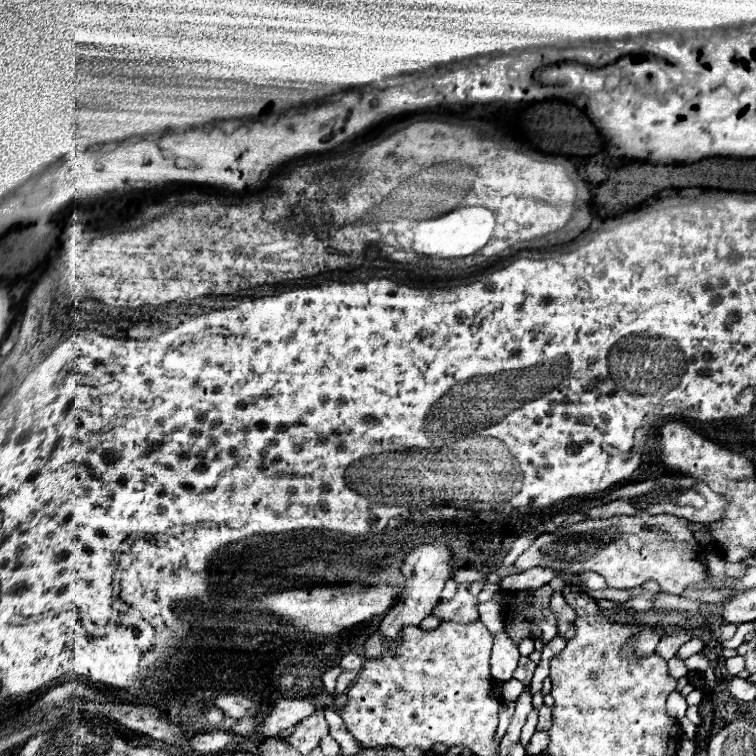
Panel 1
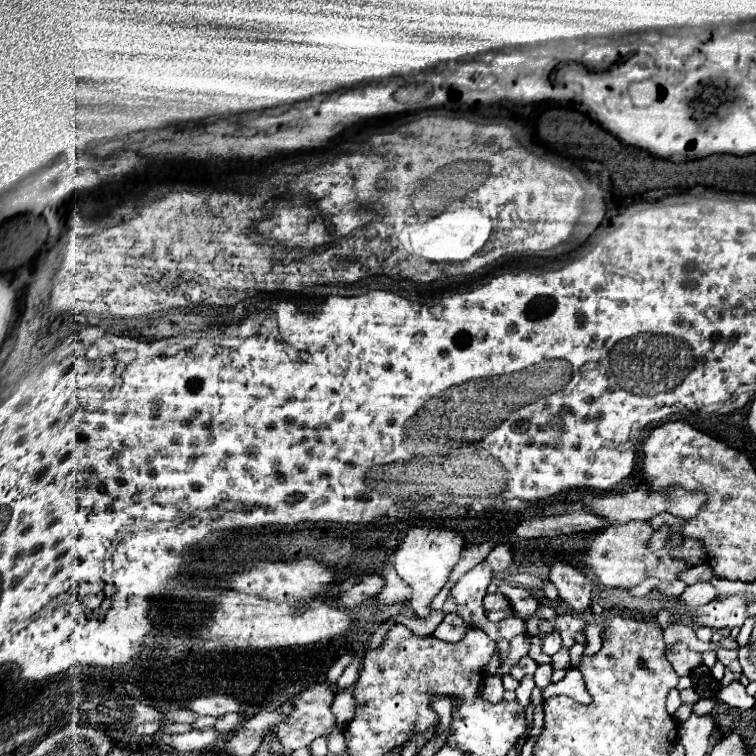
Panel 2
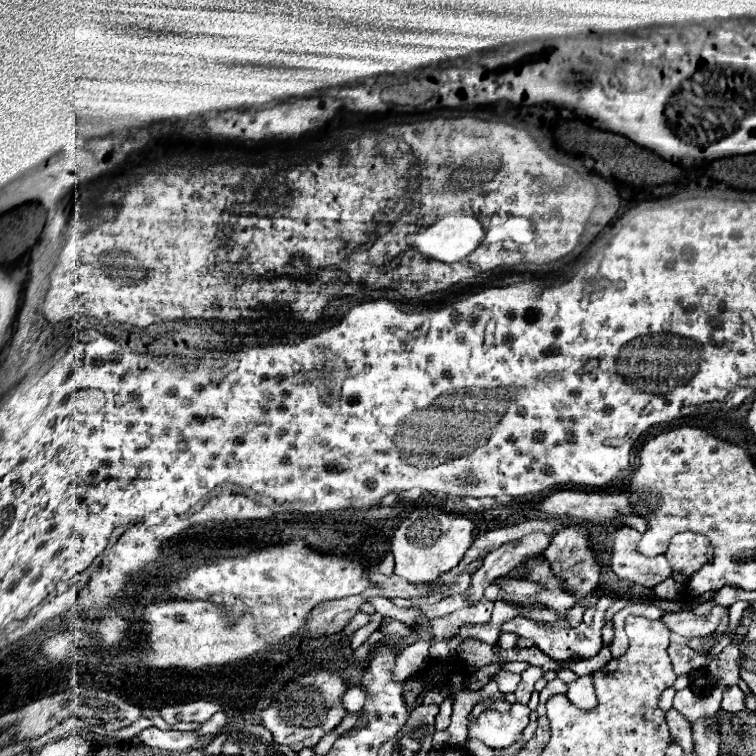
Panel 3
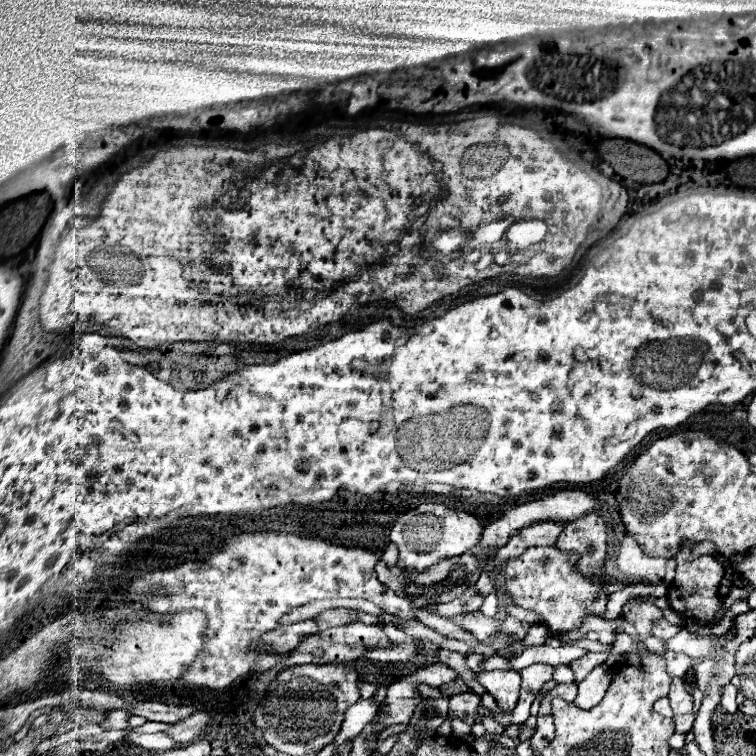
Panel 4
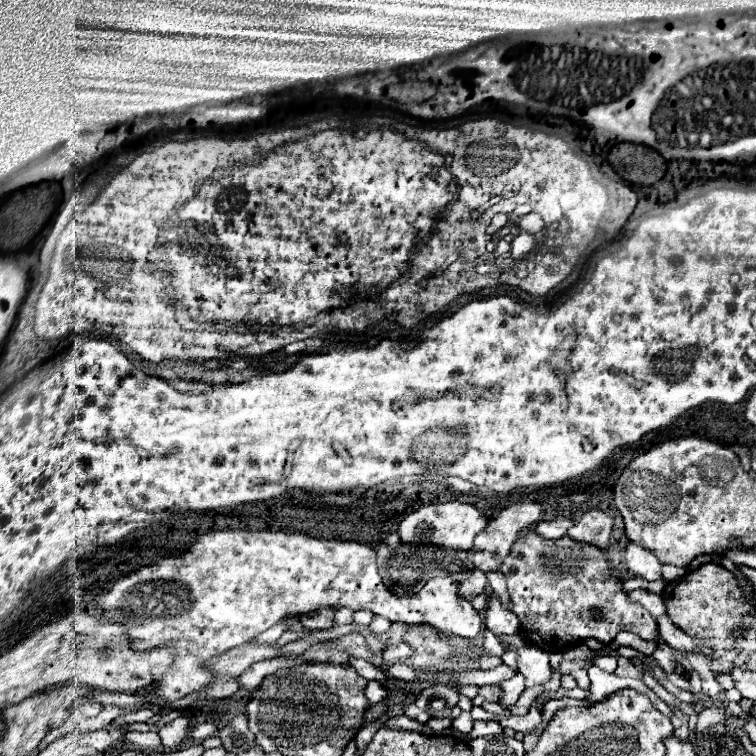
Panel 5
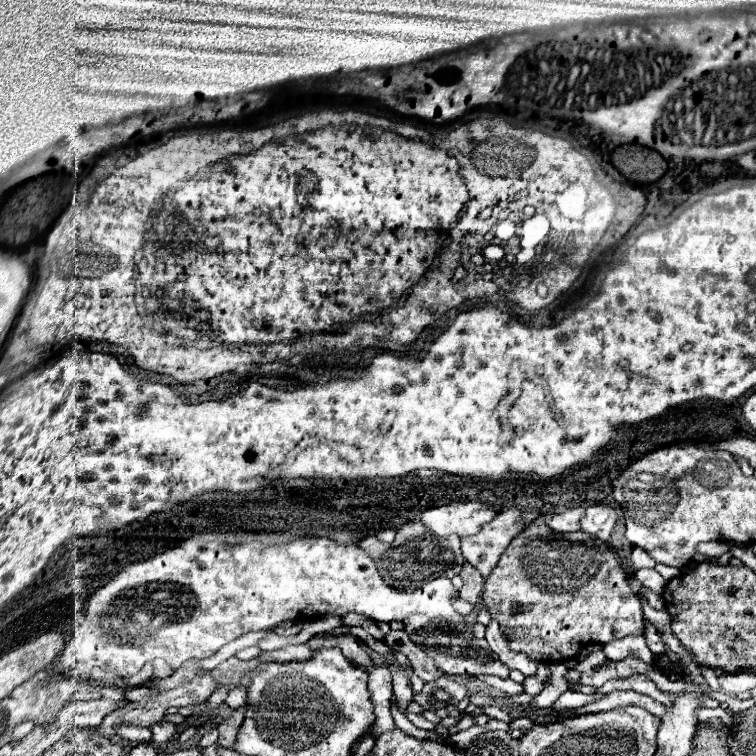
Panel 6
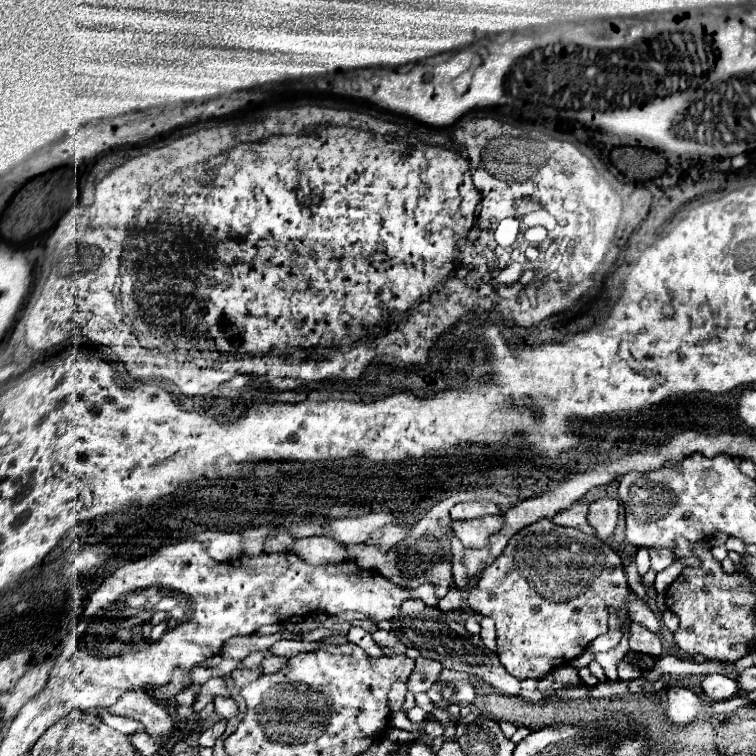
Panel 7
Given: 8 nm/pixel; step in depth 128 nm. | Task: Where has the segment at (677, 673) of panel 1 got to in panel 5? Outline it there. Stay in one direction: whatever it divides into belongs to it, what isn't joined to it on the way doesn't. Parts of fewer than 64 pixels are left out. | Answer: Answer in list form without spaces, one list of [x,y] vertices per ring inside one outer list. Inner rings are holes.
[[[658,642],[658,648],[656,648],[656,652],[654,652],[652,656],[654,656],[654,660],[662,666],[662,670],[664,670],[666,674],[674,672],[674,668],[676,668],[678,662],[676,662],[676,652],[674,652],[670,646]]]

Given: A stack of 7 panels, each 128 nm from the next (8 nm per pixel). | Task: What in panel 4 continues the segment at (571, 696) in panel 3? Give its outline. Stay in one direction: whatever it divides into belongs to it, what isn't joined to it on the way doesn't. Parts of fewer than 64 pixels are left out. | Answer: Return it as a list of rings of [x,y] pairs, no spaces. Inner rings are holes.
[[[596,666],[580,684],[578,684],[578,696],[574,700],[574,704],[578,708],[590,710],[594,708],[606,694],[608,684],[610,684],[610,670],[608,666]]]

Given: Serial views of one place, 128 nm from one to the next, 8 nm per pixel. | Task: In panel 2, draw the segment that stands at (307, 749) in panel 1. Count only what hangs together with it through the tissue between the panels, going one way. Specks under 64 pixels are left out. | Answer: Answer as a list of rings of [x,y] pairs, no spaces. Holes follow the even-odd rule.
[[[314,684],[308,690],[300,692],[296,698],[292,698],[290,702],[282,704],[284,714],[288,714],[288,722],[278,724],[274,728],[274,734],[278,736],[280,744],[286,750],[298,750],[302,746],[308,746],[318,736],[328,736],[336,726],[332,714],[332,698],[334,698],[334,690],[328,684]]]

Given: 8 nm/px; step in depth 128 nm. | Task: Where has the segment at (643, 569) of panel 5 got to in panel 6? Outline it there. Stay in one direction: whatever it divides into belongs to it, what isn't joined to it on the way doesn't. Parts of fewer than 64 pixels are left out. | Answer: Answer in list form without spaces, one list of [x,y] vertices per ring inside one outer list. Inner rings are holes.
[[[634,548],[632,554],[630,554],[630,560],[632,560],[632,566],[636,570],[640,570],[640,568],[654,568],[656,566],[652,556],[648,556],[648,552],[644,552],[642,548]]]

